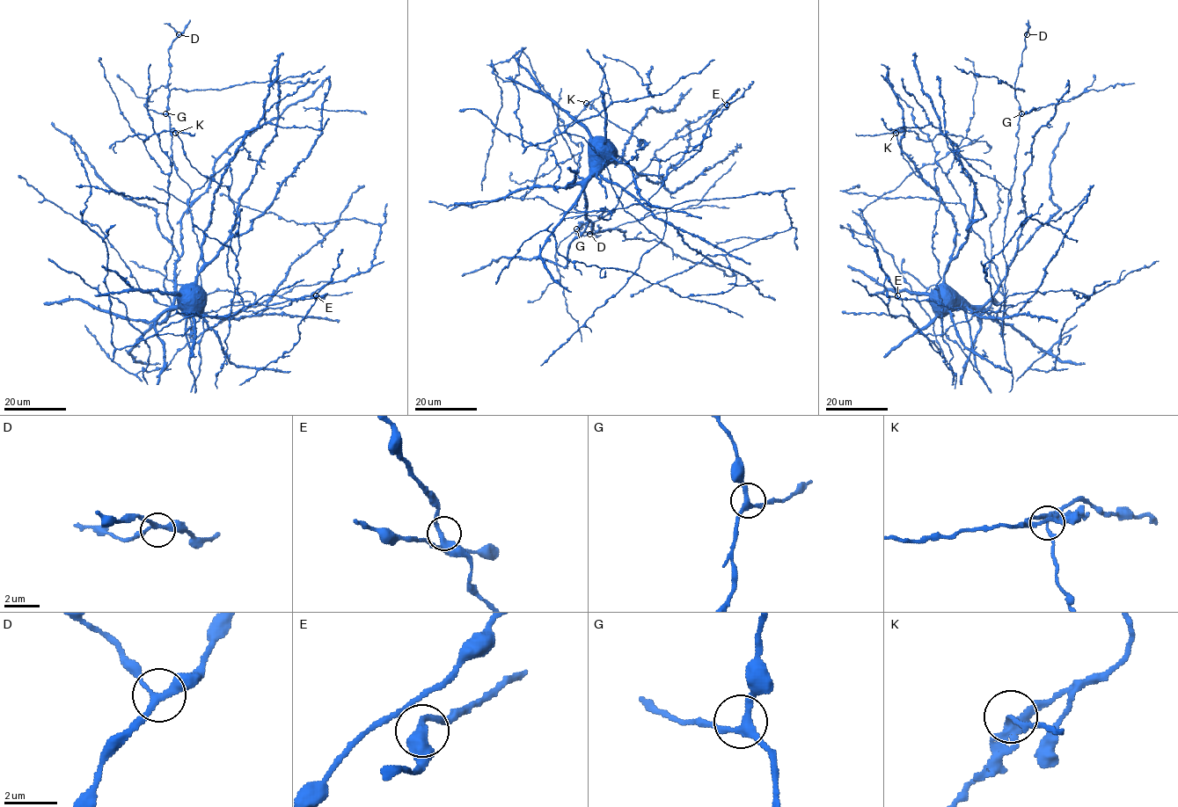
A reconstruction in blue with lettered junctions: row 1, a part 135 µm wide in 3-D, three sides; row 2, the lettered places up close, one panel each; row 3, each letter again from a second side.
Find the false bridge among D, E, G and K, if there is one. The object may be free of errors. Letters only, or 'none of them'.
K

